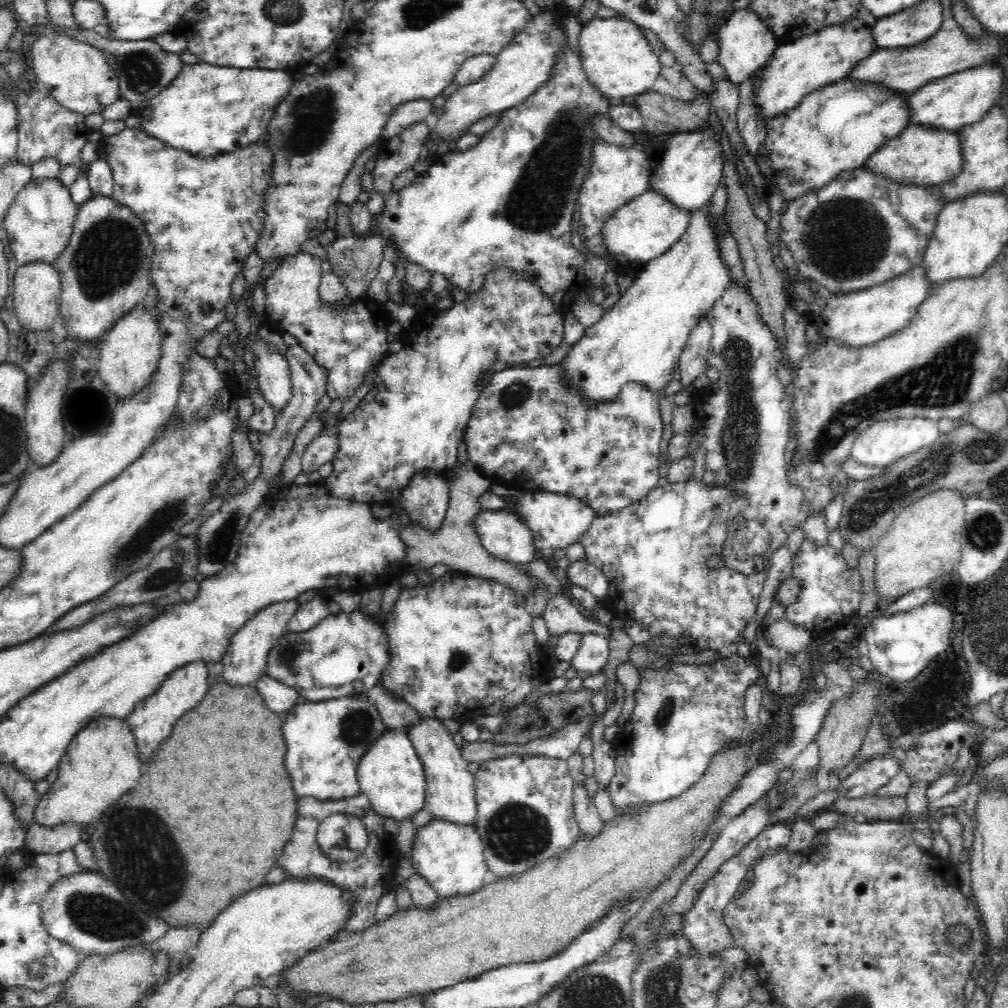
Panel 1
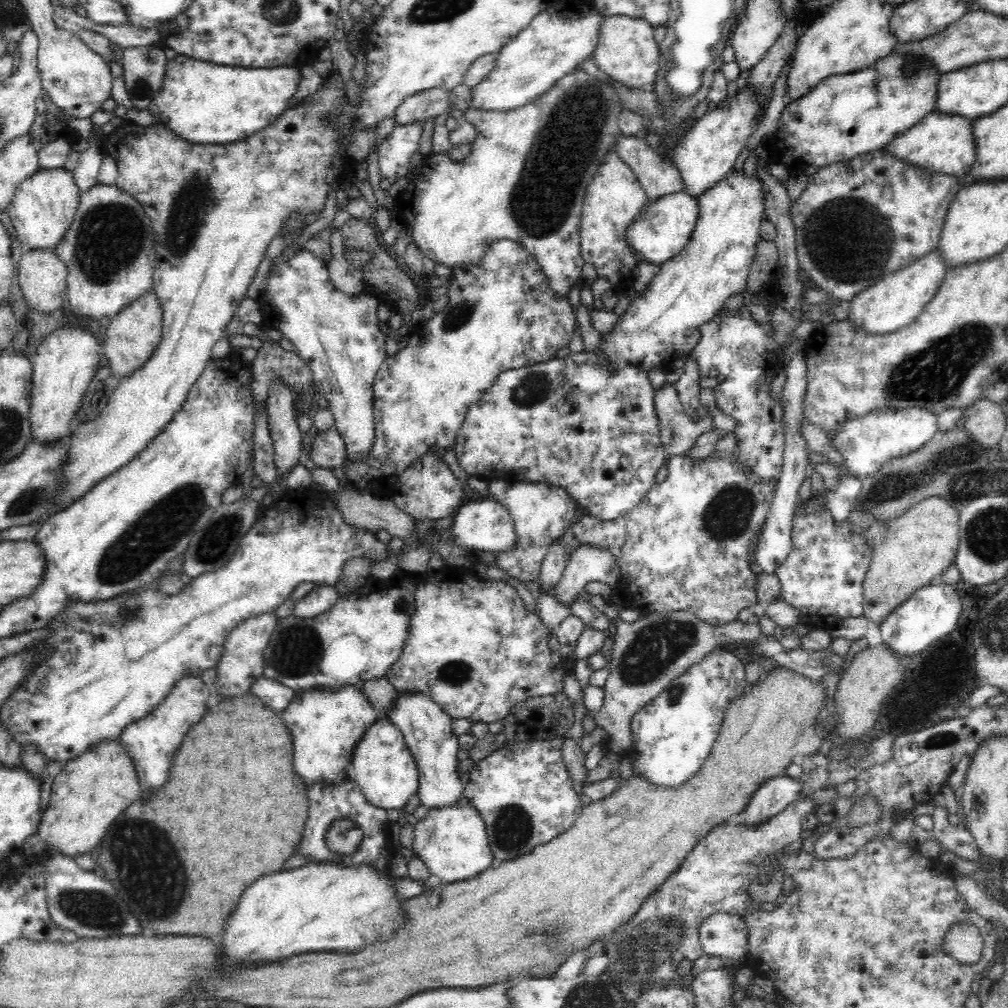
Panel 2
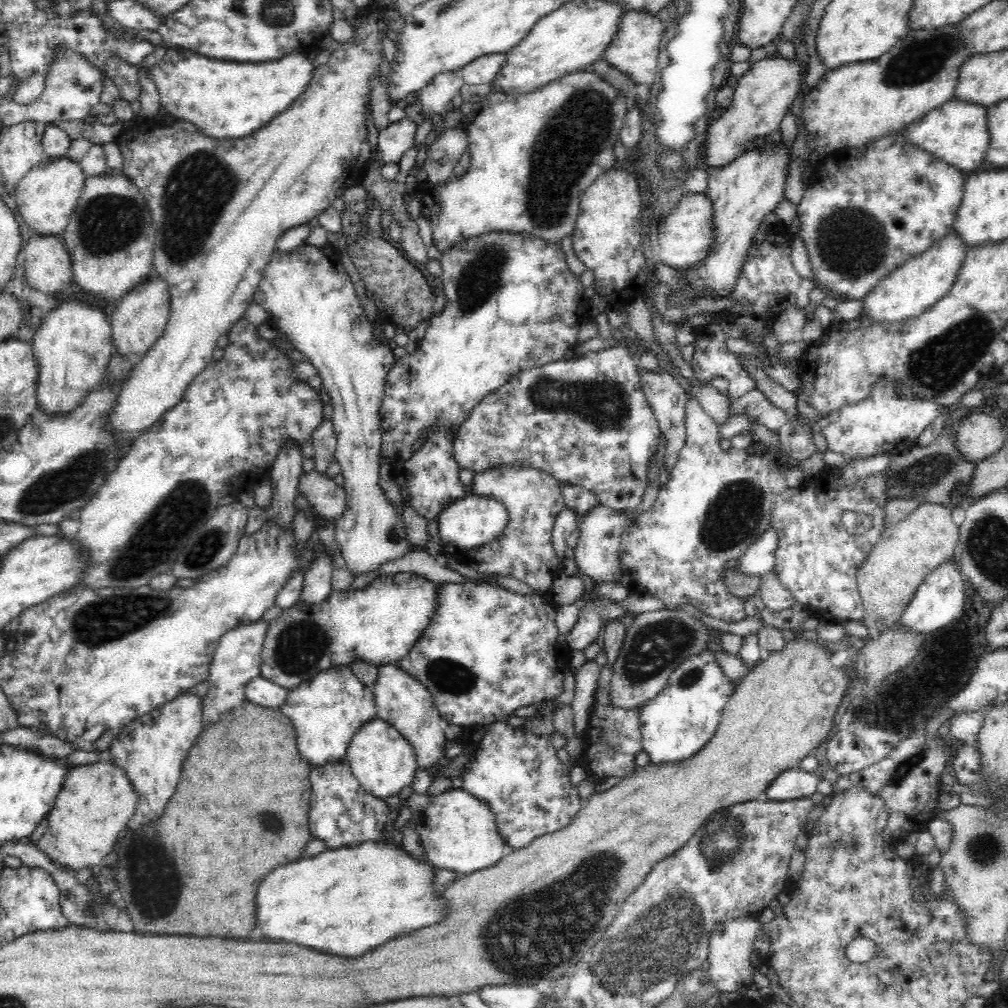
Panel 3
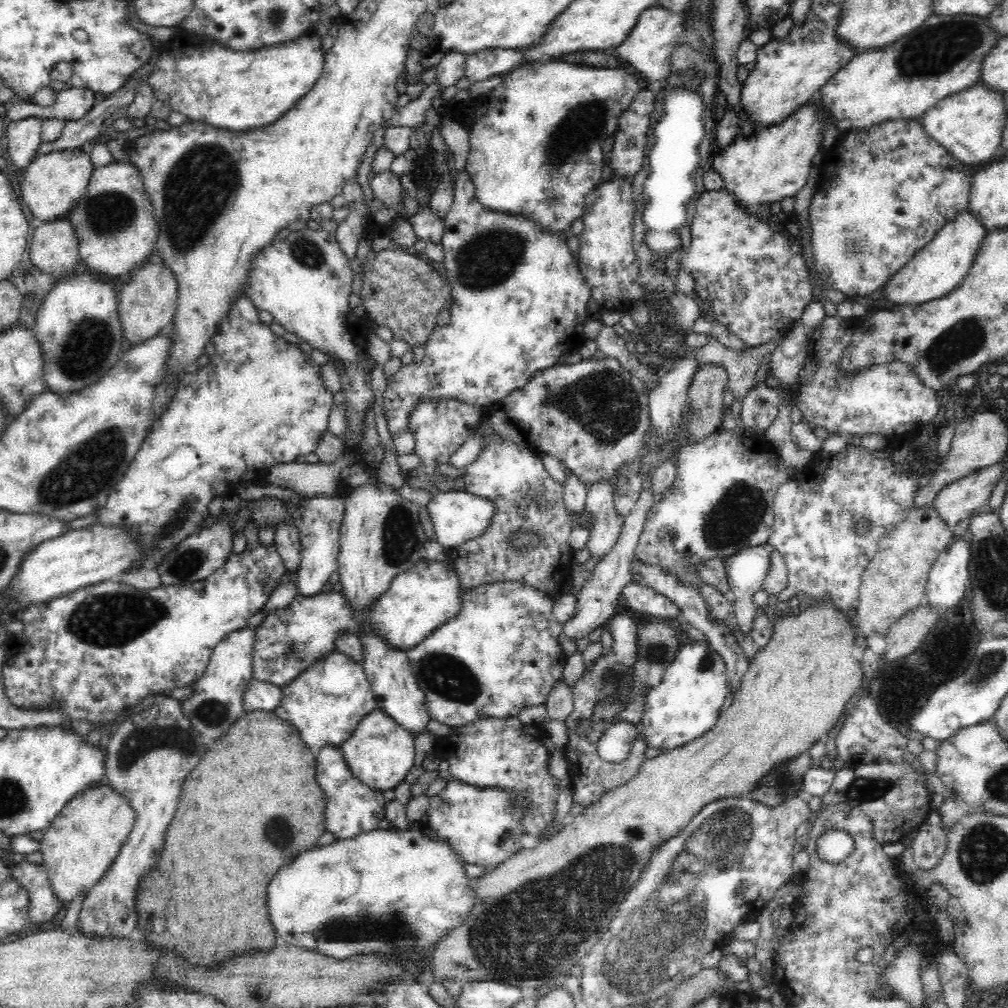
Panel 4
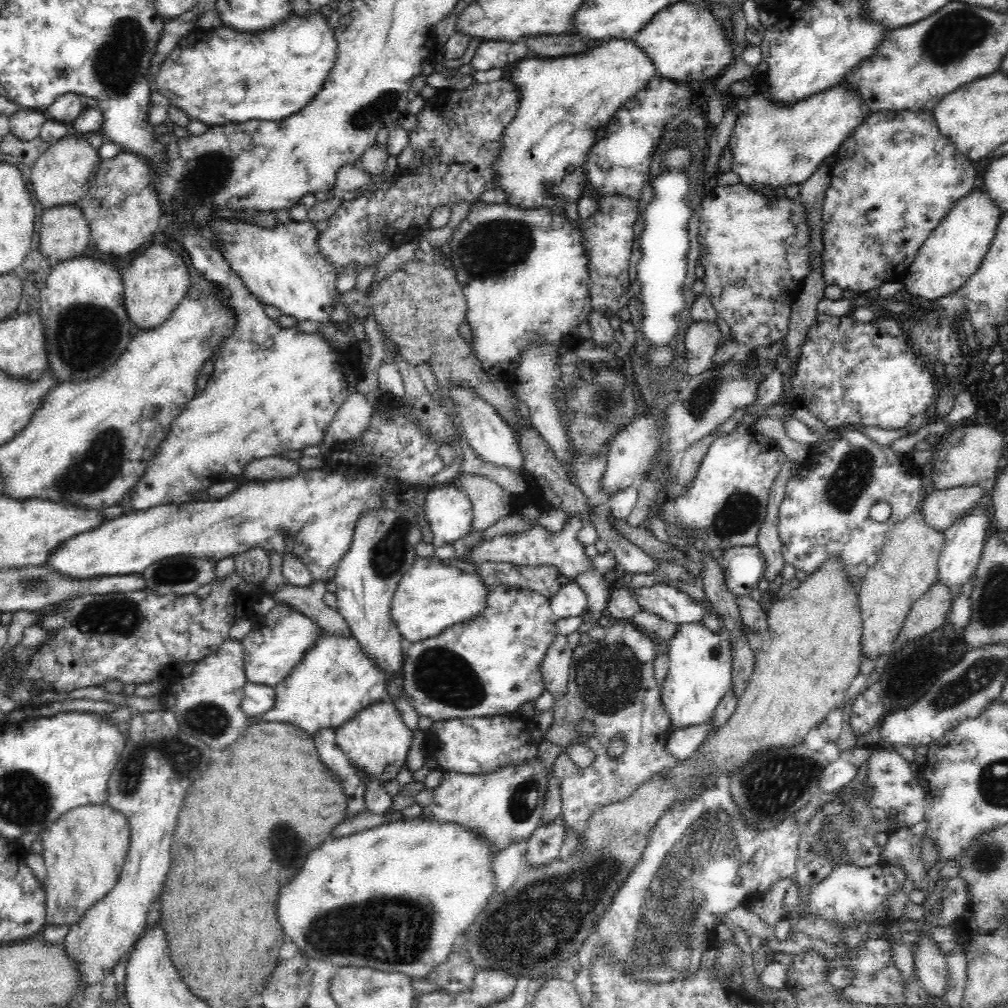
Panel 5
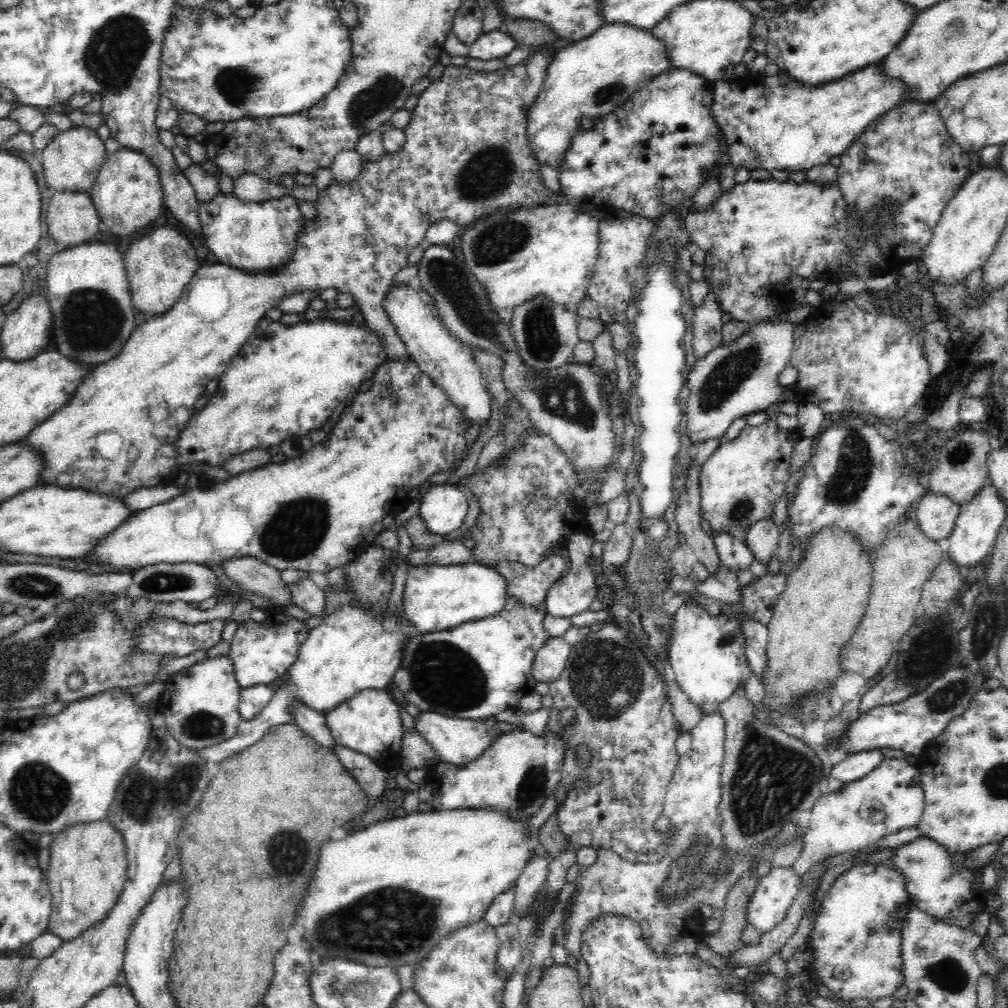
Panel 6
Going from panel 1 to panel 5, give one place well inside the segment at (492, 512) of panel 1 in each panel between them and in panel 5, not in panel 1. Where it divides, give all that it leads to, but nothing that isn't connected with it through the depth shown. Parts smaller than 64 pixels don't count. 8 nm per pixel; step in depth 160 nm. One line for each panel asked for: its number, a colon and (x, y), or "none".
2: (484, 524)
3: (472, 520)
4: (457, 516)
5: (448, 510)

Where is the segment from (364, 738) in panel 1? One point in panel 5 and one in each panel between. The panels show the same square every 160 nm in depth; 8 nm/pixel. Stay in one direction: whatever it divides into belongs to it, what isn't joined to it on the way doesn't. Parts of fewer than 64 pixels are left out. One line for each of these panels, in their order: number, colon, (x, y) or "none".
2: (326, 725)
3: (330, 709)
4: (325, 703)
5: (335, 679)

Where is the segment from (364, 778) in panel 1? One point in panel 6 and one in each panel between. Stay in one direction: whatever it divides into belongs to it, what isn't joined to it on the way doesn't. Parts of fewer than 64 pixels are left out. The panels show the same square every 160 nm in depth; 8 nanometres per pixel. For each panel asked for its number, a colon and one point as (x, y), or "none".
2: (383, 768)
3: (383, 762)
4: (380, 753)
5: (377, 740)
6: (371, 725)

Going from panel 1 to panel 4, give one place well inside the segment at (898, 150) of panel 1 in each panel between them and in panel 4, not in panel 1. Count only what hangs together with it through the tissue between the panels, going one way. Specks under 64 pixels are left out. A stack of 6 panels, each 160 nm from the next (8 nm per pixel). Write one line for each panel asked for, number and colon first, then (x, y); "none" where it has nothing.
2: (944, 143)
3: (956, 132)
4: (969, 125)

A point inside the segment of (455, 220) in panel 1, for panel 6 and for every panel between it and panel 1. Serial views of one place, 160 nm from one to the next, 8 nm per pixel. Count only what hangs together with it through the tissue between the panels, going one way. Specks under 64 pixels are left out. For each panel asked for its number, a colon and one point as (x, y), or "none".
2: (525, 180)
3: (532, 155)
4: (535, 151)
5: (562, 102)
6: (588, 78)

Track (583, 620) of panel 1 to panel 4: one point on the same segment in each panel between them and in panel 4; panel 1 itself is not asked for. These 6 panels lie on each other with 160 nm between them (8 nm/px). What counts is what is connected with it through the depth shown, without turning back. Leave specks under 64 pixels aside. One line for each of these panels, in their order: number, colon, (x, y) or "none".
2: (587, 563)
3: (597, 552)
4: (605, 526)

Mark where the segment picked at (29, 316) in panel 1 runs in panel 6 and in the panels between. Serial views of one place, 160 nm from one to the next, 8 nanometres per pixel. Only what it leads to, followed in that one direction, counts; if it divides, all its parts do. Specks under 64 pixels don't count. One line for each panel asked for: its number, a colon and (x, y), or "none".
2: (42, 275)
3: (48, 265)
4: (54, 250)
5: (65, 234)
6: (72, 219)

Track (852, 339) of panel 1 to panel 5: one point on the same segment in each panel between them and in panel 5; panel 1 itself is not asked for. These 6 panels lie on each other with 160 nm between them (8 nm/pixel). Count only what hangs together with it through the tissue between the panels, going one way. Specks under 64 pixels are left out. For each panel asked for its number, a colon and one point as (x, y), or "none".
2: (892, 303)
3: (909, 291)
4: (944, 263)
5: (953, 252)

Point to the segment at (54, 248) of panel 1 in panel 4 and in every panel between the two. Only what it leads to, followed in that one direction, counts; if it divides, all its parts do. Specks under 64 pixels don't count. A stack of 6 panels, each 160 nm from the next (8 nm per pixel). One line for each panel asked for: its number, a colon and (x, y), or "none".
2: (43, 207)
3: (46, 197)
4: (54, 182)

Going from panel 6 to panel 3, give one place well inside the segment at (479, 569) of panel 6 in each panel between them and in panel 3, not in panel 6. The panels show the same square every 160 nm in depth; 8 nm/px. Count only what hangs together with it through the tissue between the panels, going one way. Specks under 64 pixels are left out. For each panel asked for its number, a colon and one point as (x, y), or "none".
3: (381, 622)
4: (421, 599)
5: (434, 594)

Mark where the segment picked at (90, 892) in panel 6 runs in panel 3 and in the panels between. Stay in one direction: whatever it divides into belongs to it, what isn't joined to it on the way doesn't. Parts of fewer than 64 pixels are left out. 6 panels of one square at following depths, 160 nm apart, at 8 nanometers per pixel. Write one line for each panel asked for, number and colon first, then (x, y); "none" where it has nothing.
3: (97, 802)
4: (86, 836)
5: (84, 851)

